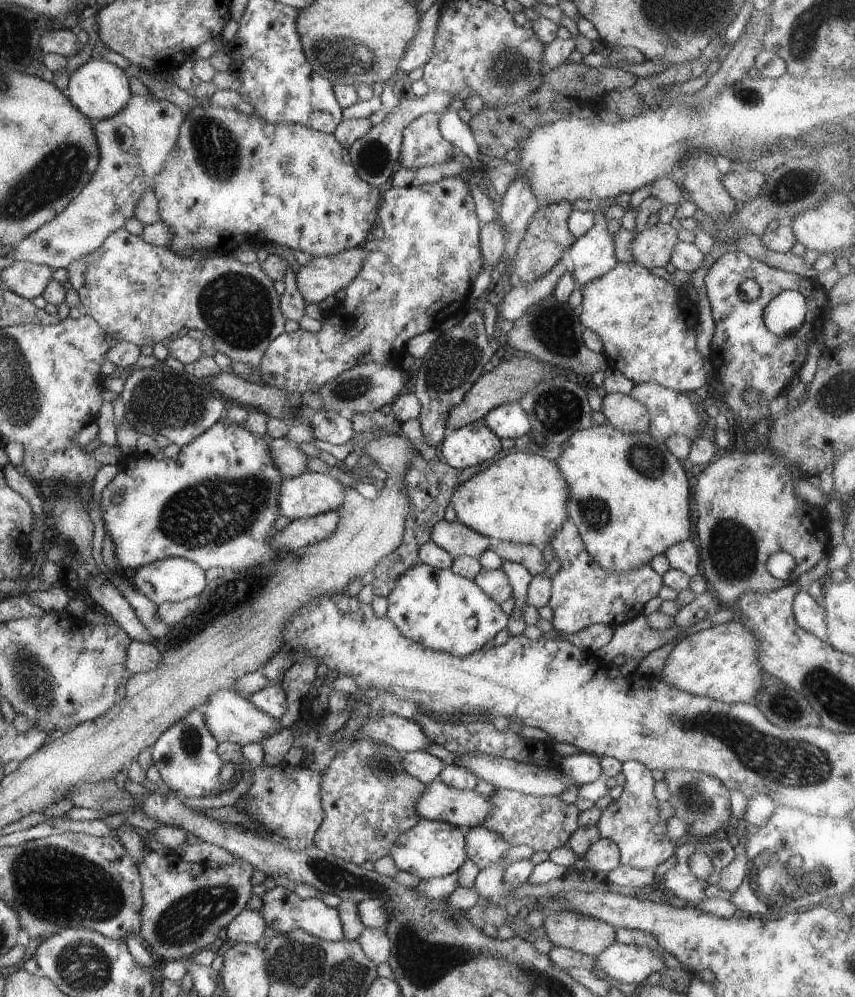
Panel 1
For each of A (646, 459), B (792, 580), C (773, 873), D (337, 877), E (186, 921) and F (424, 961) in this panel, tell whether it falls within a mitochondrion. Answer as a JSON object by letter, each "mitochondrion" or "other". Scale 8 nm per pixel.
{"A":"mitochondrion","B":"other","C":"mitochondrion","D":"mitochondrion","E":"mitochondrion","F":"mitochondrion"}

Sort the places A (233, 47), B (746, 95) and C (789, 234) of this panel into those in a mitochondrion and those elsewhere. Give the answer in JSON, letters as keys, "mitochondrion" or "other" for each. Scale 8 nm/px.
{"A":"other","B":"mitochondrion","C":"other"}

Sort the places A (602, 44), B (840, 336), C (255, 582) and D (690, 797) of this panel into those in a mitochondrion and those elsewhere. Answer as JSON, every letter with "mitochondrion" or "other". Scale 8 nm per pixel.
{"A":"other","B":"other","C":"mitochondrion","D":"mitochondrion"}

